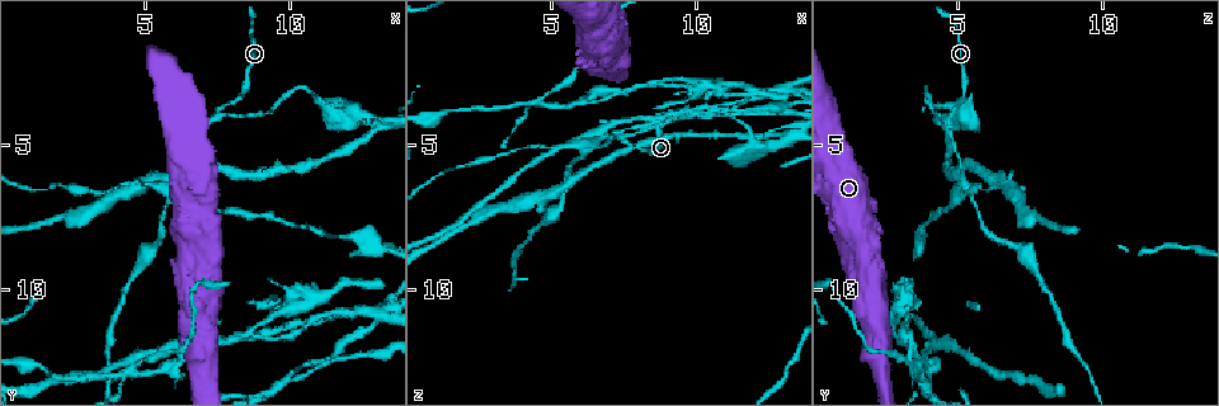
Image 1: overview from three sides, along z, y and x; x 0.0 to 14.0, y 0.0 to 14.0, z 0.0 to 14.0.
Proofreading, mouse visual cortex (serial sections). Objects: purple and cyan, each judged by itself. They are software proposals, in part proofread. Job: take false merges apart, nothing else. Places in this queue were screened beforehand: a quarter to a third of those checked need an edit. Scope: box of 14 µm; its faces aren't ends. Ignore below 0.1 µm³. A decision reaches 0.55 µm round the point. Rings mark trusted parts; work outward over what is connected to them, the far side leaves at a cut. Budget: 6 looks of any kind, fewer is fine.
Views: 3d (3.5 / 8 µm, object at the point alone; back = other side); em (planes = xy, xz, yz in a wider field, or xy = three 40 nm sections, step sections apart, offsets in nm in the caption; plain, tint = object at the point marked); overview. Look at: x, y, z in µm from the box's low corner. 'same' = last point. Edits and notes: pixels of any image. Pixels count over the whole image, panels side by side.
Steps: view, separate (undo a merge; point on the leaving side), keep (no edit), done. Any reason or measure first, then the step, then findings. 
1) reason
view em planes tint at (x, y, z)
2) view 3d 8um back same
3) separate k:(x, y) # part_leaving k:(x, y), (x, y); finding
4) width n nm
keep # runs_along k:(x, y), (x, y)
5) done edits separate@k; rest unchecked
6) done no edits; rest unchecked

arms part here
view 3d 3.5um at (7.5, 3.8, 4.8)

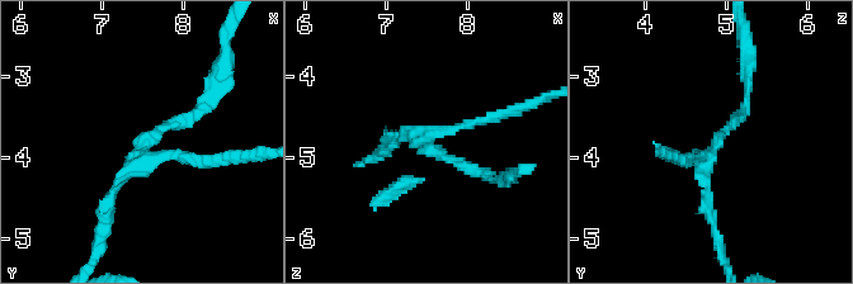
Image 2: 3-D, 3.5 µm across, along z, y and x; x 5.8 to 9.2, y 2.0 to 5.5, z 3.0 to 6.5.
need the tissue
view em planes tint at (7.55, 3.85, 4.80)

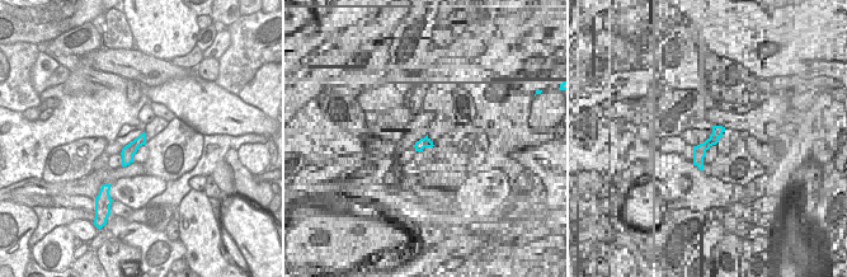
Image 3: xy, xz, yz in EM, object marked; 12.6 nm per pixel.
keep # runs_along 2:(748, 100), (706, 155), (686, 159); continuous, no second cell

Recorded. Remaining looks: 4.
sharp bend
view 3d 3.5um at (6.2, 6.4, 5.2)

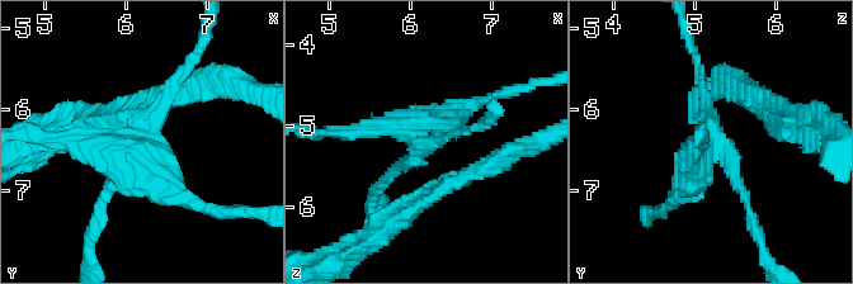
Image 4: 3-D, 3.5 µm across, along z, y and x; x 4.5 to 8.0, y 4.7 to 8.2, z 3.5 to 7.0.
arms 4; arm_widths 100, 150, 200, 350 nm; now the EM
view em xy step 5 plain at (6.10, 6.40, 5.20)

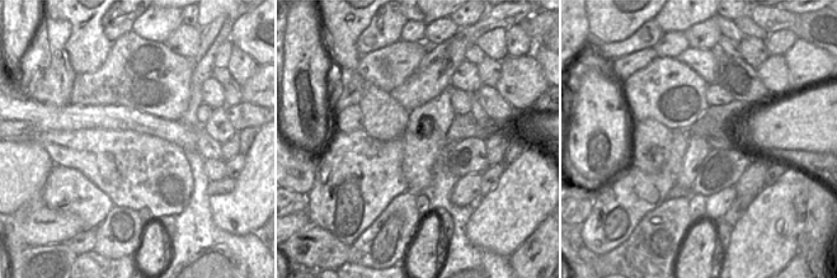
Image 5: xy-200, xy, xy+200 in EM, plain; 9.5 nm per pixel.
with the object marked
view em xy step 5 tint same

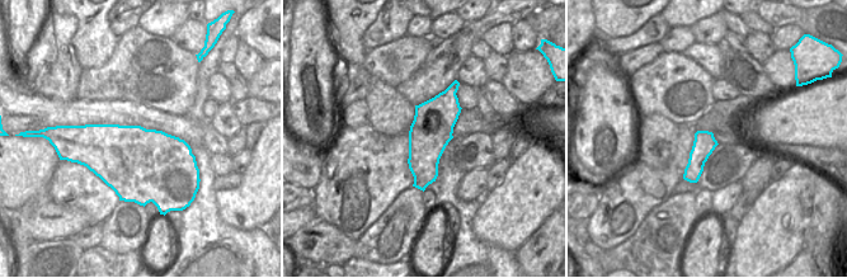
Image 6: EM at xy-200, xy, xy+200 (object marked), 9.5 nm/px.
separate 4:(684, 180) # part_leaving 4:(712, 142), (663, 212); two cells meet here

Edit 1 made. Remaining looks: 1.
done edits separate@4; rest unchecked

